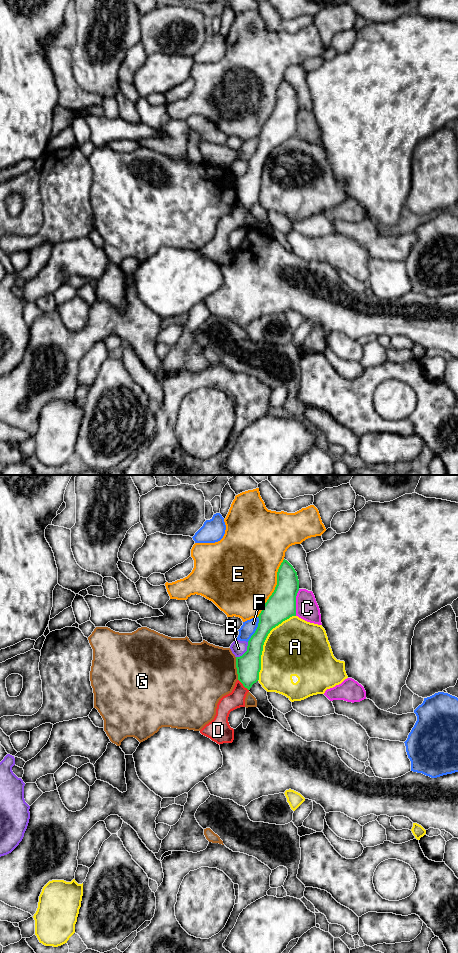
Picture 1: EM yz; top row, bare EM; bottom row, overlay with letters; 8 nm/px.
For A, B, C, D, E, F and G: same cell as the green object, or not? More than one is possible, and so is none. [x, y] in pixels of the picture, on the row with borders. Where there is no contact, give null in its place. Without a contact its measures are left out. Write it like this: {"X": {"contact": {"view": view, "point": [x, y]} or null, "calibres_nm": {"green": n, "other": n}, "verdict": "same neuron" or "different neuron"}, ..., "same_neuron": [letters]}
{"A": {"contact": {"view": "yz", "point": [263, 643]}, "calibres_nm": {"green": 200, "other": 440}, "verdict": "different neuron"}, "B": {"contact": {"view": "yz", "point": [246, 651]}, "calibres_nm": {"green": 200, "other": 120}, "verdict": "different neuron"}, "C": {"contact": {"view": "yz", "point": [295, 602]}, "calibres_nm": {"green": 240, "other": 180}, "verdict": "different neuron"}, "D": {"contact": {"view": "yz", "point": [243, 685]}, "calibres_nm": {"green": 200, "other": 140}, "verdict": "different neuron"}, "E": {"contact": {"view": "yz", "point": [275, 588]}, "calibres_nm": {"green": 240, "other": 480}, "verdict": "different neuron"}, "F": {"contact": {"view": "yz", "point": [256, 629]}, "calibres_nm": {"green": 220, "other": 120}, "verdict": "different neuron"}, "G": {"contact": {"view": "yz", "point": [236, 667]}, "calibres_nm": {"green": 200, "other": 460}, "verdict": "different neuron"}, "same_neuron": []}

